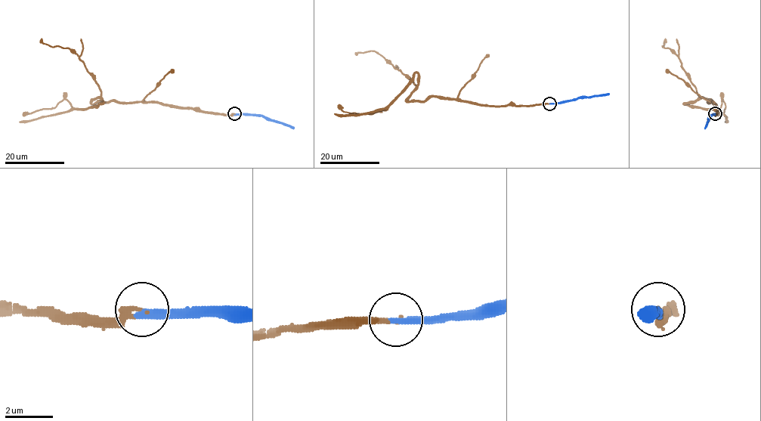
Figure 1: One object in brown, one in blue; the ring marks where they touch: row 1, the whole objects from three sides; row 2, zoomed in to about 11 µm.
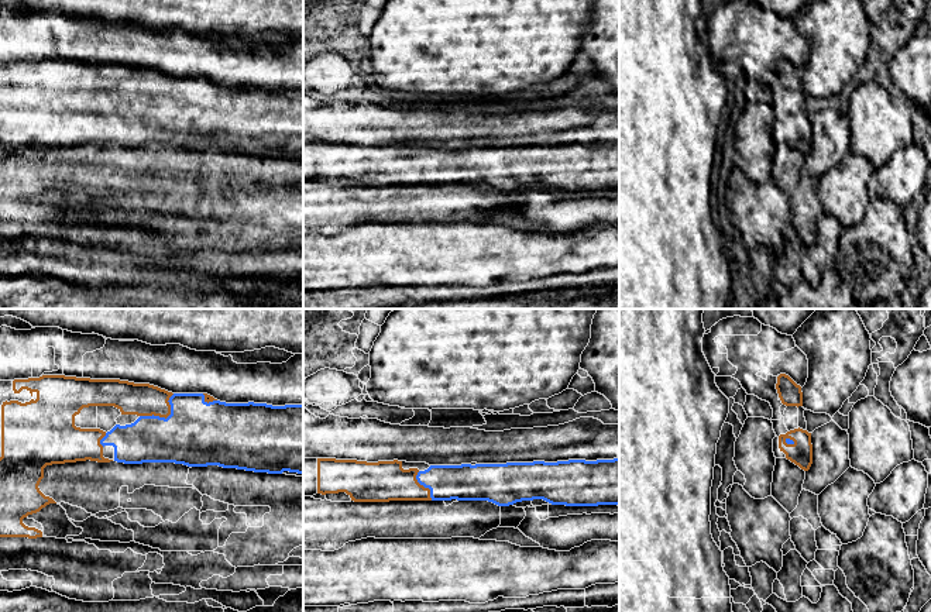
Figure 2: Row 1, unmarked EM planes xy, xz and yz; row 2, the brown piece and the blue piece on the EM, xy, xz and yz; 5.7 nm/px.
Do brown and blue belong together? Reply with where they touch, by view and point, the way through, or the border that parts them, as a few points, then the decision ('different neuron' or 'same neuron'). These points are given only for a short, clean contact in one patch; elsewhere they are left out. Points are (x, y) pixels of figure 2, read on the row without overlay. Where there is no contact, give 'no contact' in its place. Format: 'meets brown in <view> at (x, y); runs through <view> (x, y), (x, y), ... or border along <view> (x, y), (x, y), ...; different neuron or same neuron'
meets brown in xy at (164, 100); different neuron

